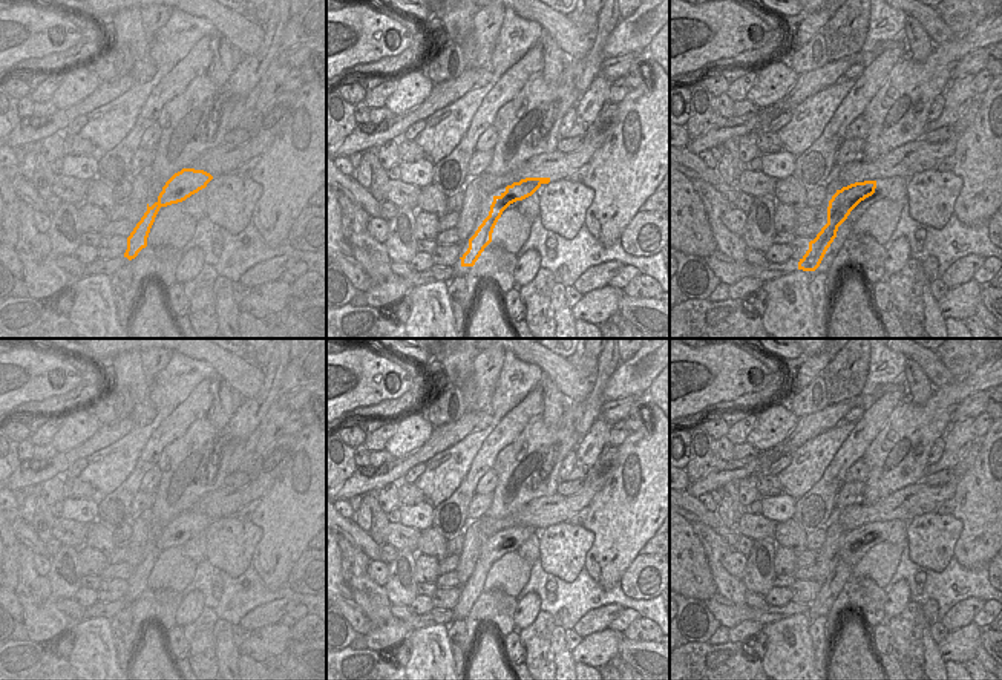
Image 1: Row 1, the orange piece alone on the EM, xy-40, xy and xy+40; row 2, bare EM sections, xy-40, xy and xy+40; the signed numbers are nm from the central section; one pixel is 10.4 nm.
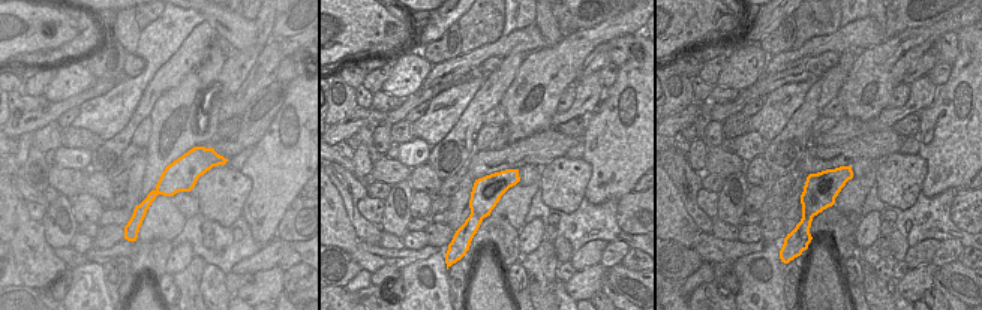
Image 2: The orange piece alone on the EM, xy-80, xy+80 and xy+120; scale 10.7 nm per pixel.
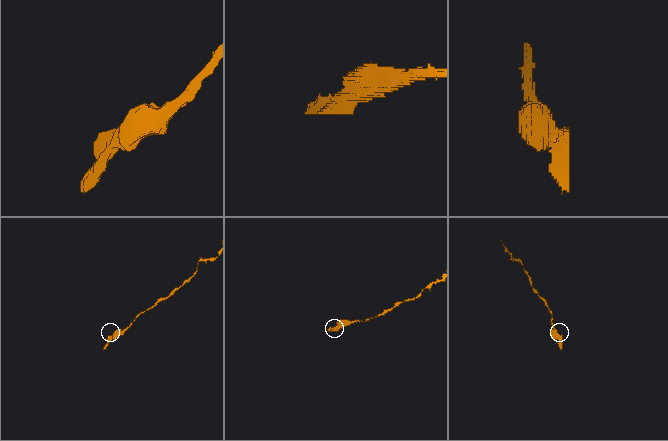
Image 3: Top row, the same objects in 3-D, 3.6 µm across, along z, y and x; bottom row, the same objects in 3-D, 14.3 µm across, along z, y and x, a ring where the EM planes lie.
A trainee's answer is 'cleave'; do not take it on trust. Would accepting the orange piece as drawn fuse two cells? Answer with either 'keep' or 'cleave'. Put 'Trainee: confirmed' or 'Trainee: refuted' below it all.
keep
Trainee: refuted

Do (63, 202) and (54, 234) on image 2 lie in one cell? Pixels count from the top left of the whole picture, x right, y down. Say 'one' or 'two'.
one

